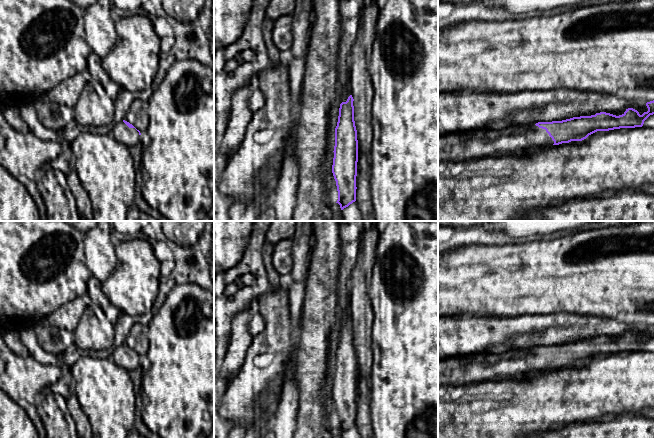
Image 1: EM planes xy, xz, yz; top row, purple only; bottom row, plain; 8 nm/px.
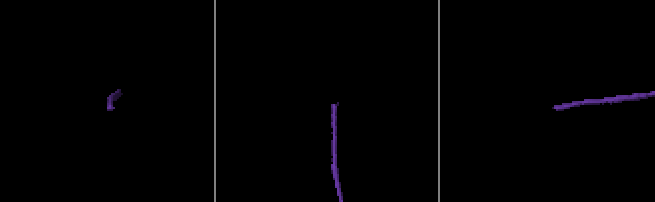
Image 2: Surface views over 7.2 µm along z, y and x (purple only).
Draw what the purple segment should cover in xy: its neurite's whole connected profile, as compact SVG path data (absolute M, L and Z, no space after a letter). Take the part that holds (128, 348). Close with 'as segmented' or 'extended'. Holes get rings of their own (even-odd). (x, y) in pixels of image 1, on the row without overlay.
M123 344L114 348L111 359L120 367L131 371L141 365L144 365L144 360L132 348Z; extended

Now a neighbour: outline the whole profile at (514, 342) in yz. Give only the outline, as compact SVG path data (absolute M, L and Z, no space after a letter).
M588 316L568 328L550 328L543 334L511 335L502 342L492 344L476 354L502 354L509 351L523 351L538 346L562 345L573 341L591 340L606 336L616 340L633 332L642 339L648 335L645 326L620 322L616 319Z

